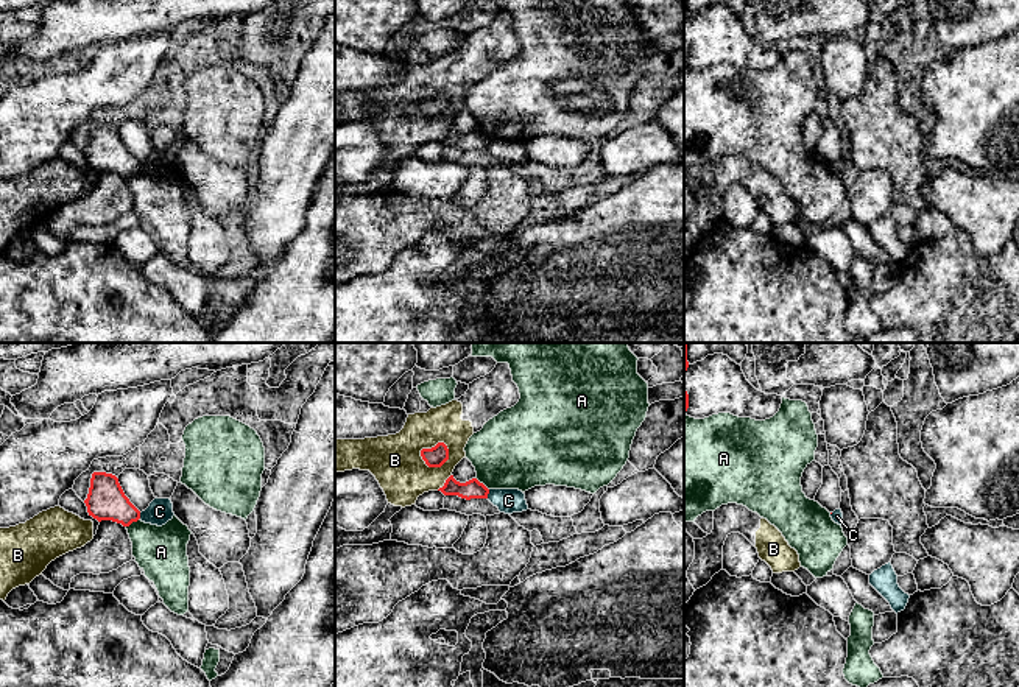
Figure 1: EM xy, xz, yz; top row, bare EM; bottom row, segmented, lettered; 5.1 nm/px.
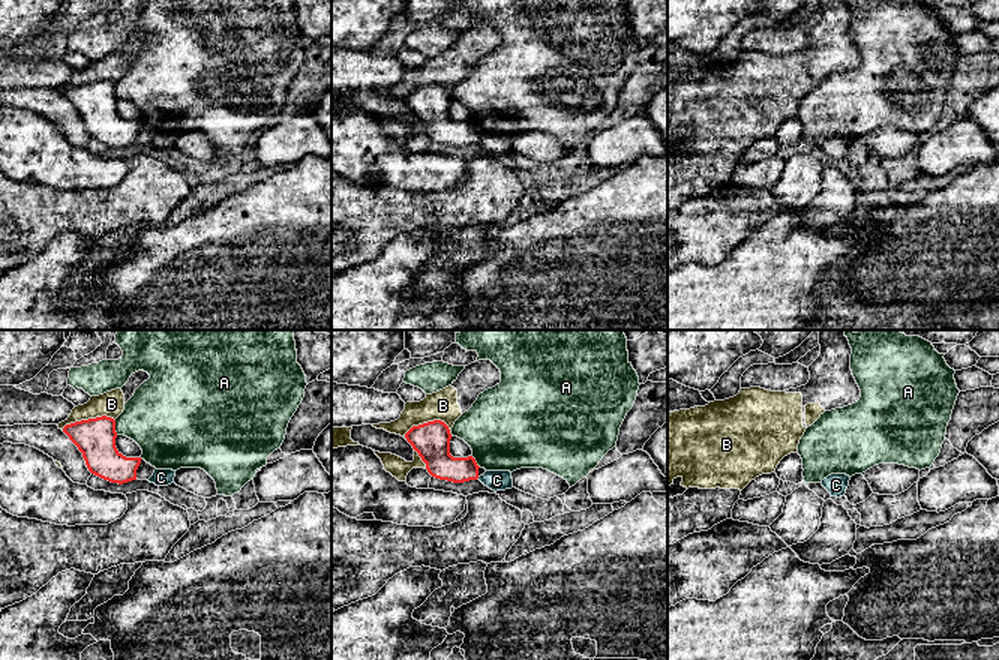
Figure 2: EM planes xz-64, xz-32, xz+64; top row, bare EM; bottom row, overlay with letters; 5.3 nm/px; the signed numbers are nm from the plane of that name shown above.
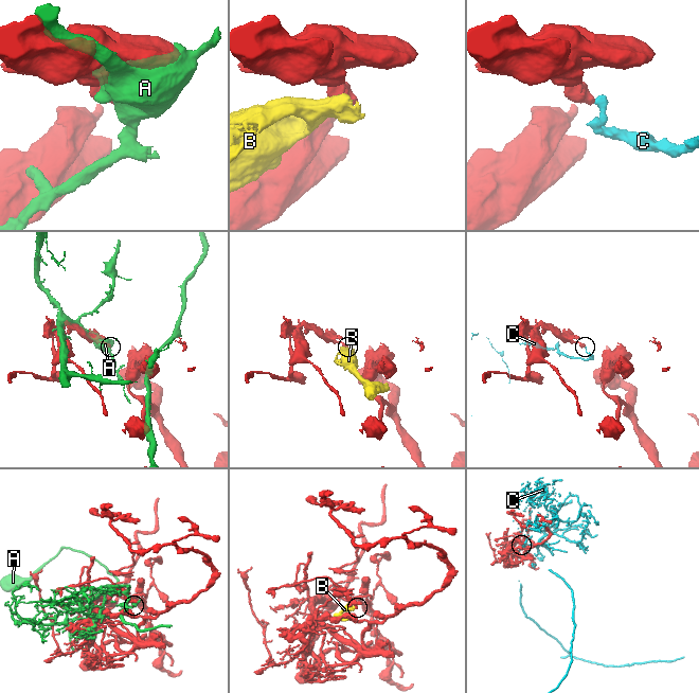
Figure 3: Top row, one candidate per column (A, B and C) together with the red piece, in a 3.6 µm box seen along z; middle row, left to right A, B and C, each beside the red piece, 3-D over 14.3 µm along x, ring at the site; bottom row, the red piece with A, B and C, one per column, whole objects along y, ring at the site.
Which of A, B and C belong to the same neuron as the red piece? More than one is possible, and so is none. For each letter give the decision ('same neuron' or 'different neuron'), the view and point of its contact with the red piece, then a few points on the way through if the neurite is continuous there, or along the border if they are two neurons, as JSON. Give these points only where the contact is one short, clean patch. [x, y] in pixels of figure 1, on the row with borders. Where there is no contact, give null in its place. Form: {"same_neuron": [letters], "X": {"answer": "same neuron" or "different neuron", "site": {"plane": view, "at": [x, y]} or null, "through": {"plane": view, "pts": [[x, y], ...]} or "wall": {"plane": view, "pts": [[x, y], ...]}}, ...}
{"same_neuron": [], "A": {"answer": "different neuron", "site": {"plane": "xy", "at": [133, 521]}}, "B": {"answer": "different neuron", "site": {"plane": "xz", "at": [432, 466]}, "wall": {"plane": "xz", "pts": [[419, 450], [419, 455], [429, 466], [441, 466], [449, 458]]}}, "C": {"answer": "different neuron", "site": {"plane": "xz", "at": [488, 493]}, "wall": {"plane": "xz", "pts": [[490, 489], [486, 497]]}}}

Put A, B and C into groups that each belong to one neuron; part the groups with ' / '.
A / B / C

